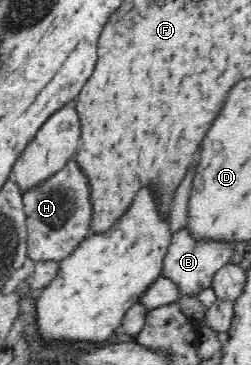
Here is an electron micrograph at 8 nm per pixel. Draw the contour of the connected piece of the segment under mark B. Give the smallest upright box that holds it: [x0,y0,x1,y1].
[161,228,235,298]

